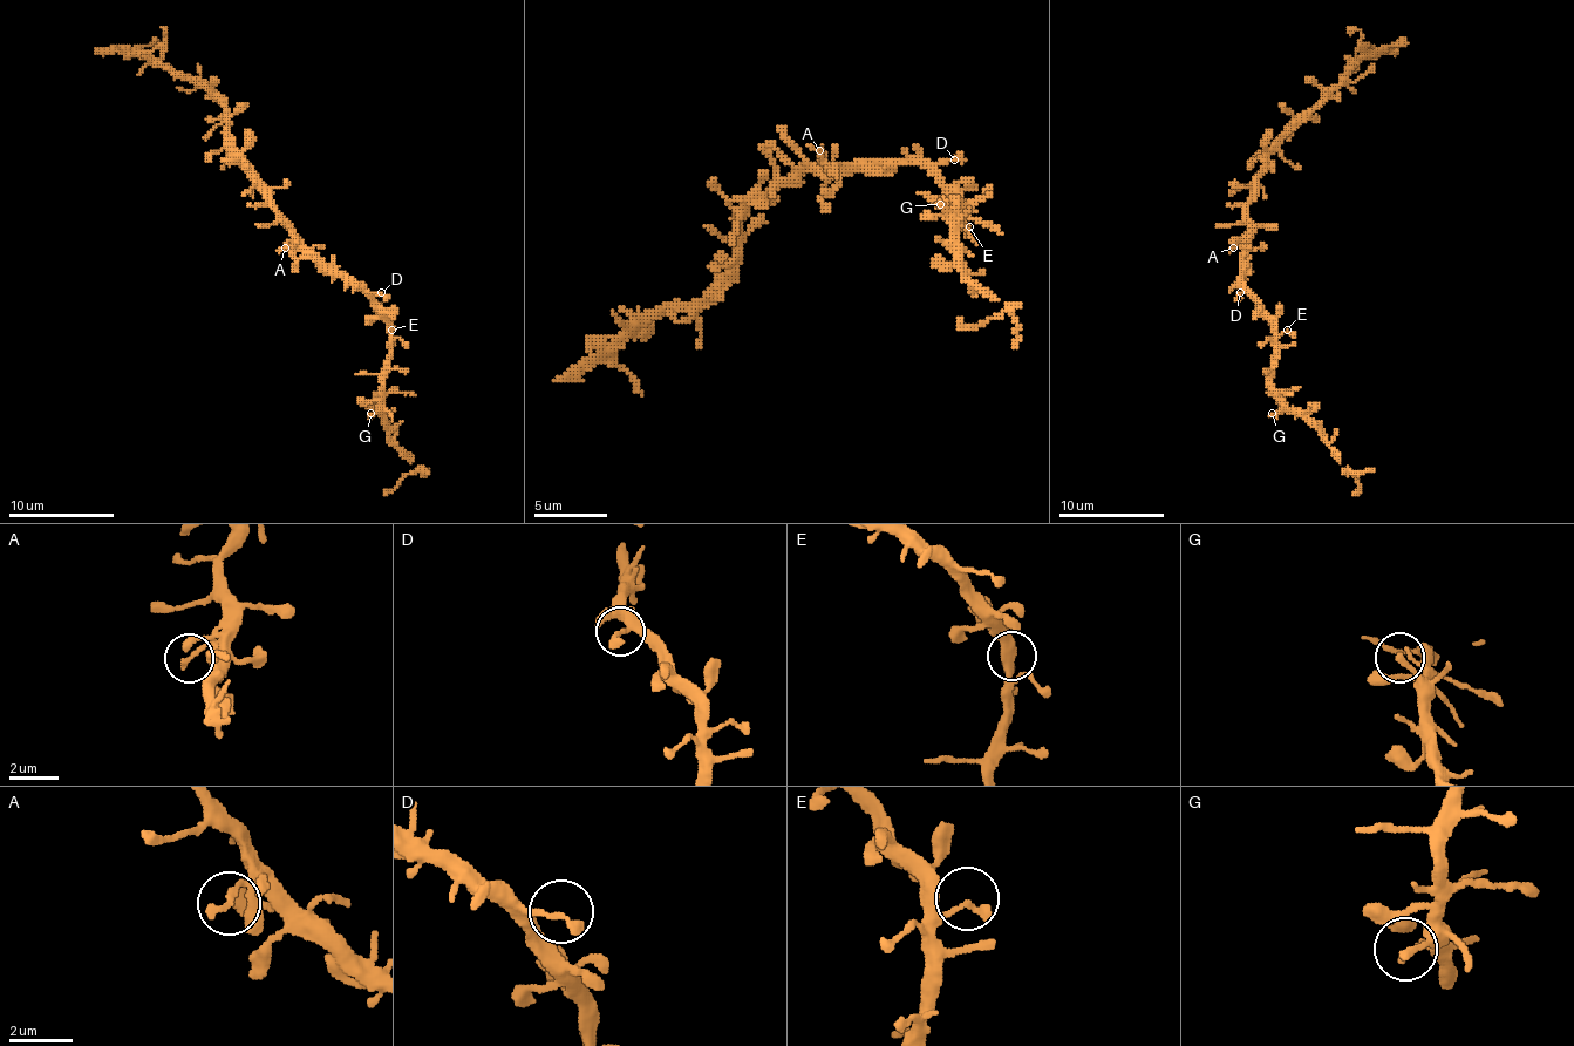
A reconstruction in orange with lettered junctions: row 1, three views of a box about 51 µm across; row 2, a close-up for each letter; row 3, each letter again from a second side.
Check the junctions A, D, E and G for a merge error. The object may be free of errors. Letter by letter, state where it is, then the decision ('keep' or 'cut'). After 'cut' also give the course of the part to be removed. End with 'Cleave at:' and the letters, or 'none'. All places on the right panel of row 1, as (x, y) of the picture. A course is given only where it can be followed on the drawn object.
A: at (1233, 248); keep
D: at (1240, 292); keep
E: at (1287, 330); keep
G: at (1272, 413); keep
Cleave at: none

